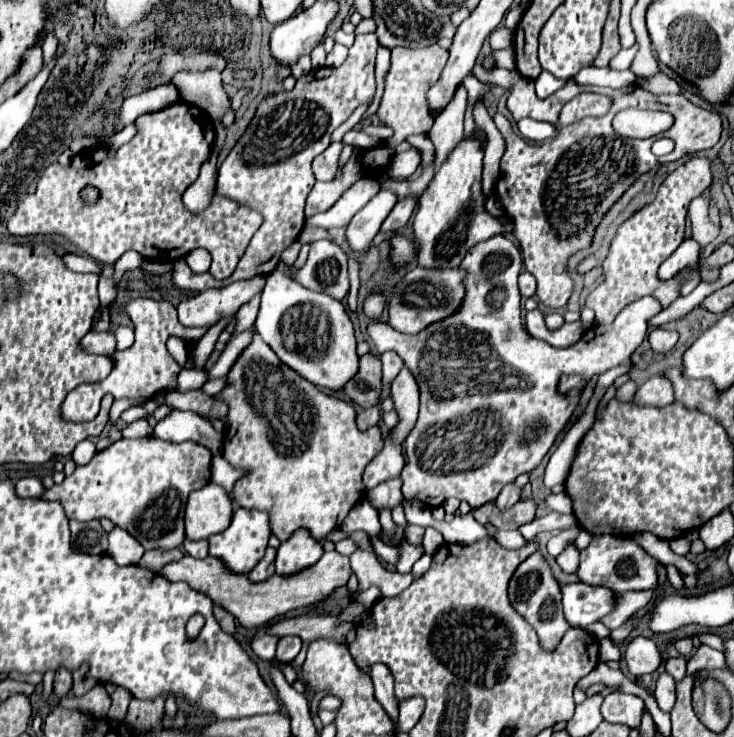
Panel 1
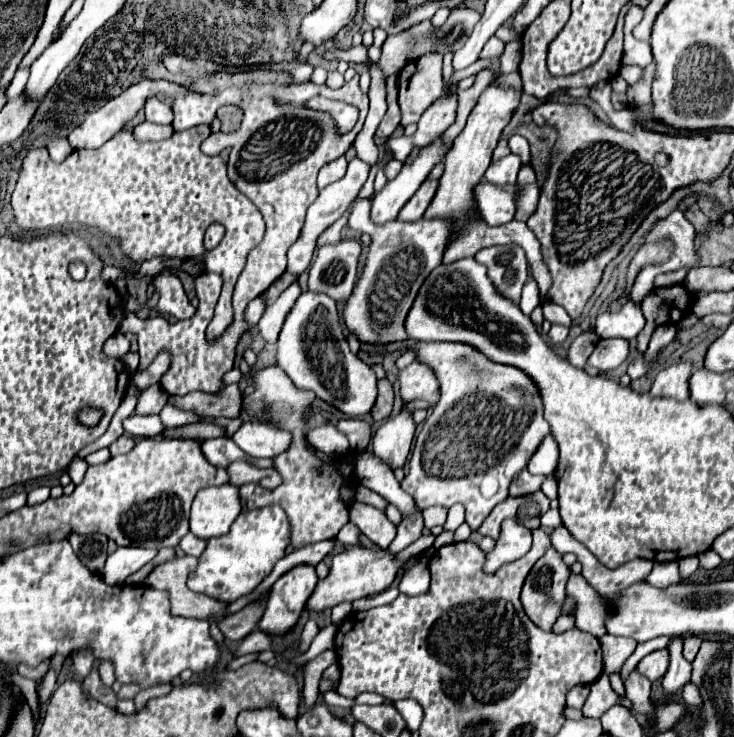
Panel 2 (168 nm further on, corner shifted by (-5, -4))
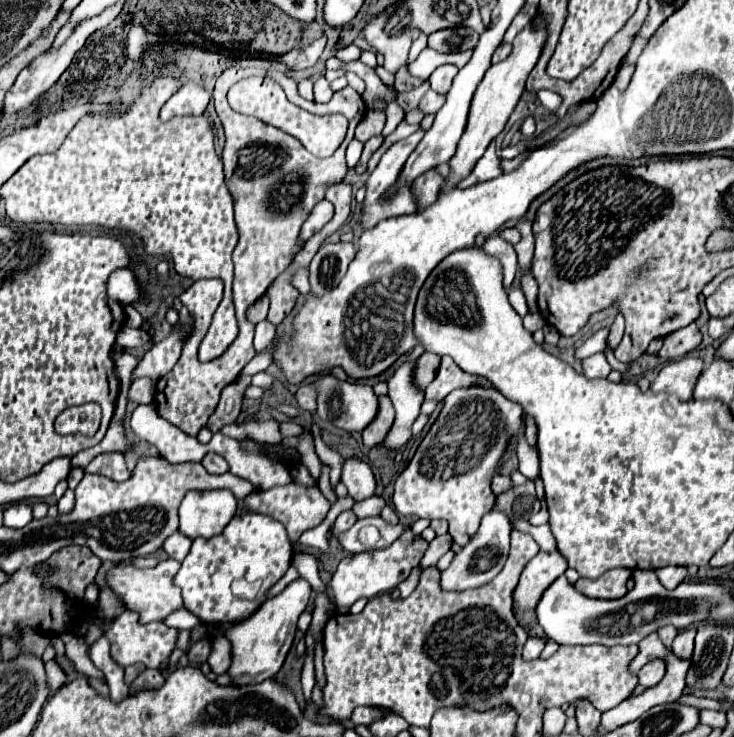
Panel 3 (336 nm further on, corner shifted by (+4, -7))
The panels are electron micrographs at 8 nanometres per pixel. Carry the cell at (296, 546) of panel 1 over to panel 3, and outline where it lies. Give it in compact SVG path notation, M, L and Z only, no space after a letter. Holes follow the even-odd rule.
M305 579L293 581L283 593L279 593L273 599L267 599L257 613L253 613L249 619L229 627L225 631L225 637L231 641L231 667L227 673L231 675L231 683L261 683L263 679L275 677L277 671L281 669L293 639L297 631L297 619L305 611L307 603L311 597L311 587Z

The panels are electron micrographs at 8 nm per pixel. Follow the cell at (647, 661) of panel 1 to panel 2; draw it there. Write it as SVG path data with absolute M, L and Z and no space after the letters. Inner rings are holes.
M656 650L656 652L650 652L646 658L642 658L638 662L638 672L642 676L646 676L648 680L658 680L666 674L668 670L668 650Z

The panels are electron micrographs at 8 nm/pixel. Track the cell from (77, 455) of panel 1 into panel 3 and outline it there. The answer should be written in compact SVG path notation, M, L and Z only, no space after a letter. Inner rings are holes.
M67 489L64 495L58 500L58 512L59 513L68 513L73 509L75 503L74 491Z

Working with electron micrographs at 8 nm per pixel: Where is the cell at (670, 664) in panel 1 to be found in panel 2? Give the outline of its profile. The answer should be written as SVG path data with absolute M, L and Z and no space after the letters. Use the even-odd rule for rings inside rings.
M692 682L684 684L684 688L682 688L682 698L684 698L684 702L690 704L690 706L700 706L700 704L702 704L700 692L698 692L698 688L696 688Z

